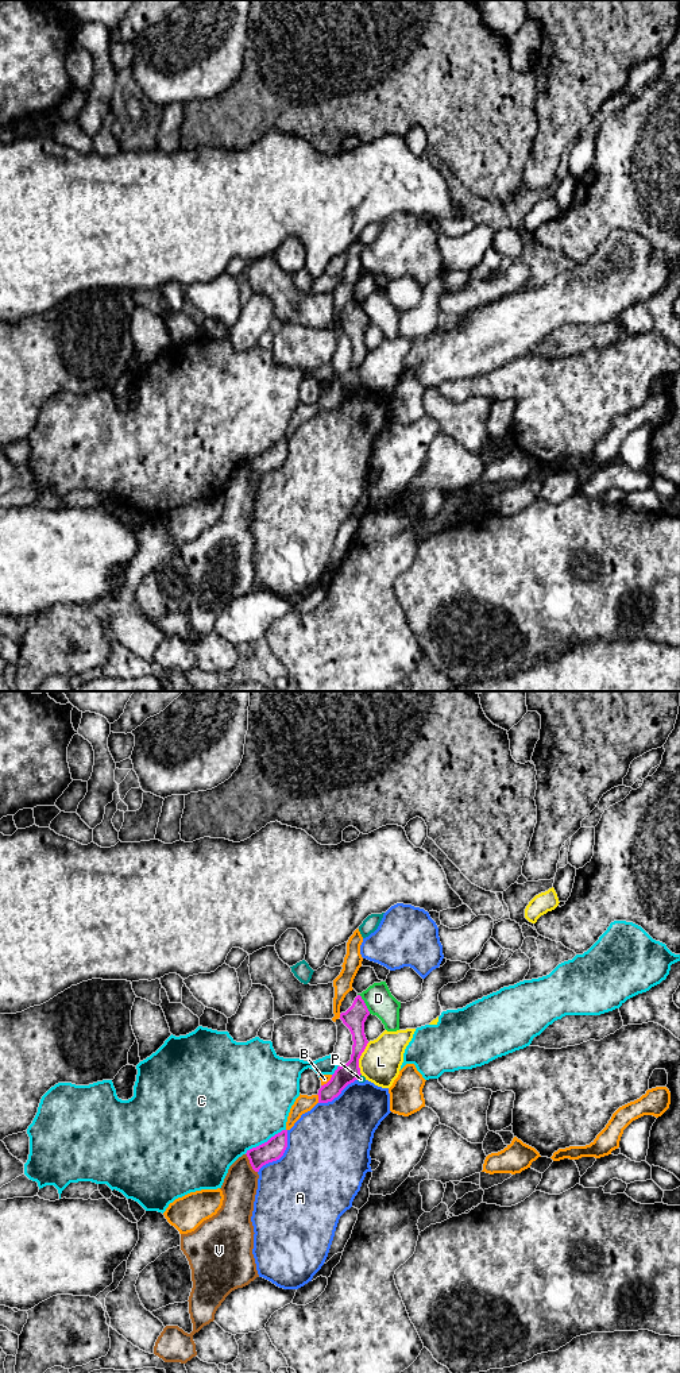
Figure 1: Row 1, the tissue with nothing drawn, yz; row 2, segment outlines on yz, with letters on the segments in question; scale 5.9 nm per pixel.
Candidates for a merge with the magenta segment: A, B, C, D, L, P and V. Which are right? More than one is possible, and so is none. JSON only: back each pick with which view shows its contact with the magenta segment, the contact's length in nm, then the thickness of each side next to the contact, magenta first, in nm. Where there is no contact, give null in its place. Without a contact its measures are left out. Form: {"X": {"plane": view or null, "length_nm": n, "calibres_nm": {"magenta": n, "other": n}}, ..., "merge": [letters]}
{"merge": []}

